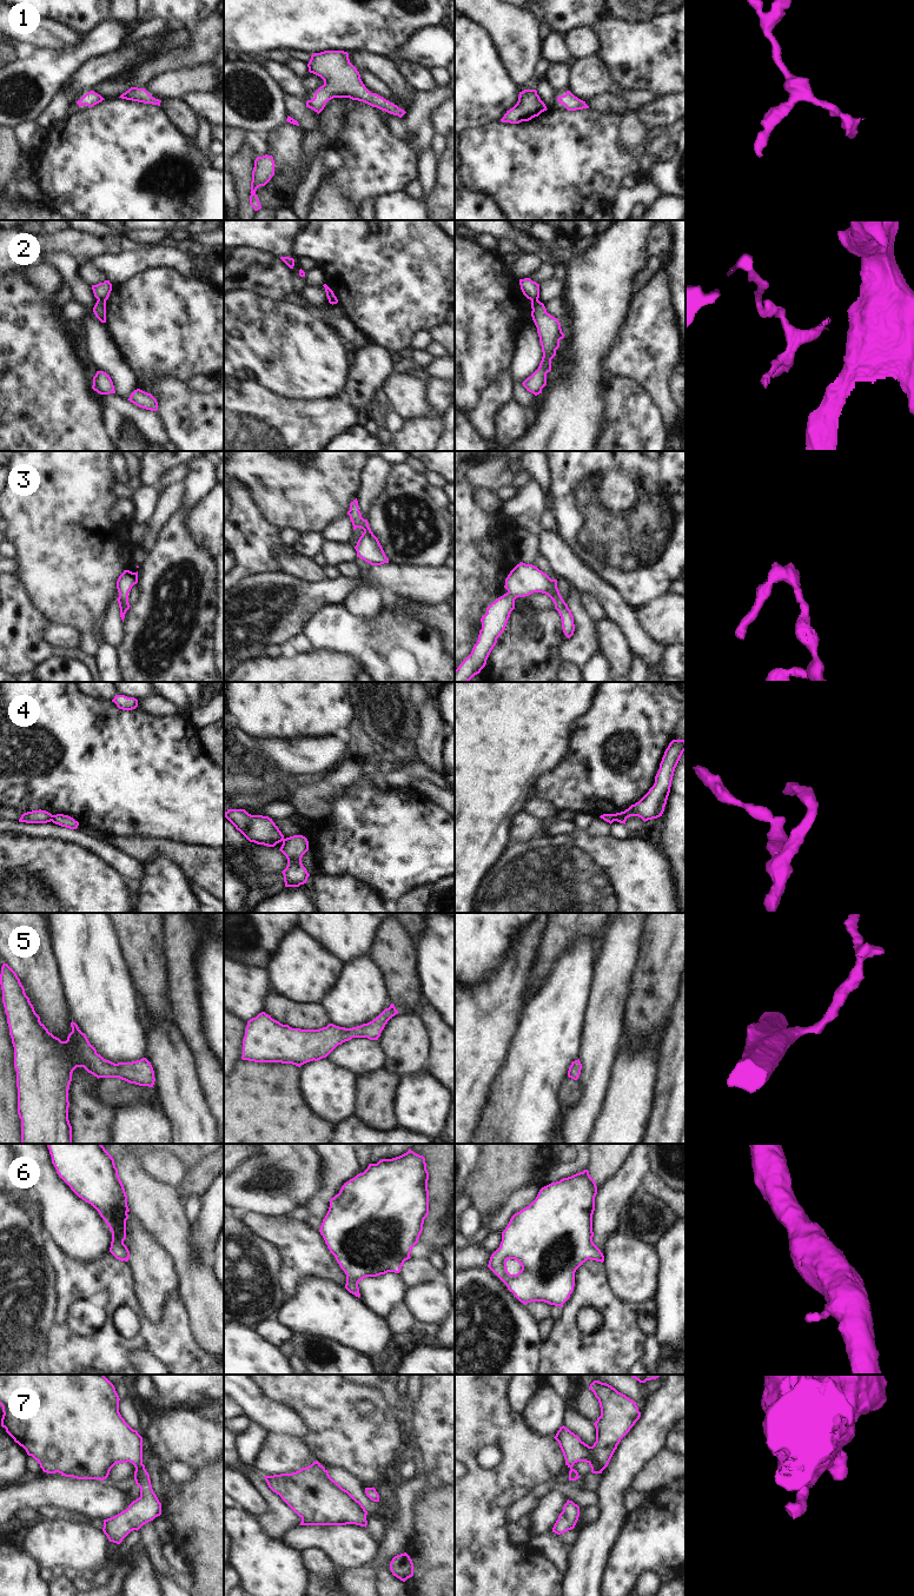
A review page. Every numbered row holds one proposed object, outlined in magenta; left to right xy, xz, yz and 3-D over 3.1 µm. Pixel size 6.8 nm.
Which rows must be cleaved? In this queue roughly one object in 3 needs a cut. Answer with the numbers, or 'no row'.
2, 4

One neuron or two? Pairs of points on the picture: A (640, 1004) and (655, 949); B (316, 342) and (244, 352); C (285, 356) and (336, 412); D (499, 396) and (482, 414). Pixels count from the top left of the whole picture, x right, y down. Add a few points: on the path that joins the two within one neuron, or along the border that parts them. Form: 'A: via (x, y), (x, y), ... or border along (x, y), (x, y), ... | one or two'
A: via (644, 991), (655, 979), (655, 962) | one
B: via (298, 345), (262, 345) | one
C: border along (340, 396), (316, 401), (297, 401), (295, 398) | two
D: via (495, 401), (487, 409) | one

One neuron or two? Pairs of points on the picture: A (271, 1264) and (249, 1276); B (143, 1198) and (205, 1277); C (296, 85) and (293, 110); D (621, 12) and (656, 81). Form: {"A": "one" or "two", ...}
{"A": "one", "B": "one", "C": "two", "D": "one"}

